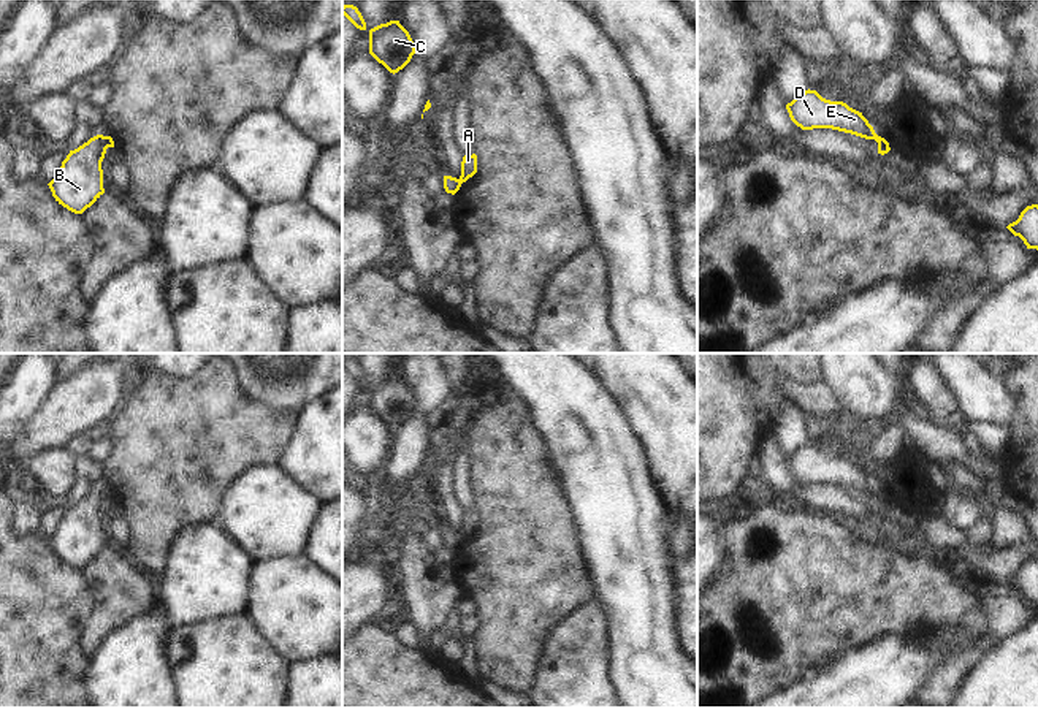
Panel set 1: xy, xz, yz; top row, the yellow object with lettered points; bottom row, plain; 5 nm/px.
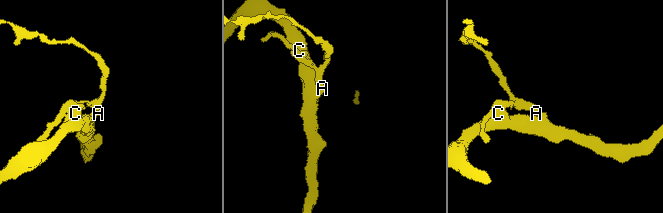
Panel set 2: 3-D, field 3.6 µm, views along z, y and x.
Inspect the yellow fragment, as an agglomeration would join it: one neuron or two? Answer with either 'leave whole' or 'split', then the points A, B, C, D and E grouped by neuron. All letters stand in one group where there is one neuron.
split | A D E / B C

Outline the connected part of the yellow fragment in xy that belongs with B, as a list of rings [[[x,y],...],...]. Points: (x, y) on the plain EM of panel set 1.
[[[97,489],[70,505],[55,532],[48,539],[59,559],[82,569],[105,548],[101,516],[108,502],[105,491]]]

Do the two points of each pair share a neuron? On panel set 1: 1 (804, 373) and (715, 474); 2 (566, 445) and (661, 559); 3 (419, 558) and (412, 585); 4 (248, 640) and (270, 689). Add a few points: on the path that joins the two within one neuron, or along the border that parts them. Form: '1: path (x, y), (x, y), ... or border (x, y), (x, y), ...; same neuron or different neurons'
1: path (772, 379), (715, 436), (715, 442); same neuron
2: path (595, 474), (609, 488), (620, 518), (633, 531); same neuron
3: path (419, 564), (419, 578); same neuron
4: path (248, 653), (248, 667), (257, 677); same neuron

